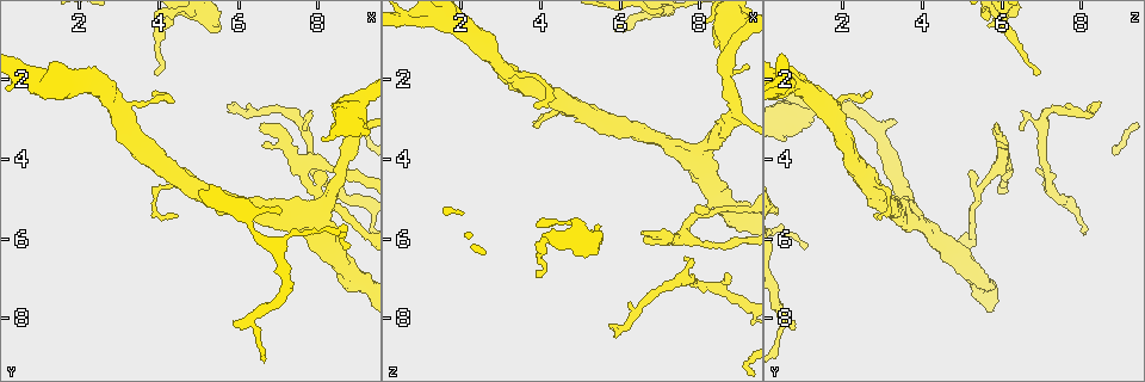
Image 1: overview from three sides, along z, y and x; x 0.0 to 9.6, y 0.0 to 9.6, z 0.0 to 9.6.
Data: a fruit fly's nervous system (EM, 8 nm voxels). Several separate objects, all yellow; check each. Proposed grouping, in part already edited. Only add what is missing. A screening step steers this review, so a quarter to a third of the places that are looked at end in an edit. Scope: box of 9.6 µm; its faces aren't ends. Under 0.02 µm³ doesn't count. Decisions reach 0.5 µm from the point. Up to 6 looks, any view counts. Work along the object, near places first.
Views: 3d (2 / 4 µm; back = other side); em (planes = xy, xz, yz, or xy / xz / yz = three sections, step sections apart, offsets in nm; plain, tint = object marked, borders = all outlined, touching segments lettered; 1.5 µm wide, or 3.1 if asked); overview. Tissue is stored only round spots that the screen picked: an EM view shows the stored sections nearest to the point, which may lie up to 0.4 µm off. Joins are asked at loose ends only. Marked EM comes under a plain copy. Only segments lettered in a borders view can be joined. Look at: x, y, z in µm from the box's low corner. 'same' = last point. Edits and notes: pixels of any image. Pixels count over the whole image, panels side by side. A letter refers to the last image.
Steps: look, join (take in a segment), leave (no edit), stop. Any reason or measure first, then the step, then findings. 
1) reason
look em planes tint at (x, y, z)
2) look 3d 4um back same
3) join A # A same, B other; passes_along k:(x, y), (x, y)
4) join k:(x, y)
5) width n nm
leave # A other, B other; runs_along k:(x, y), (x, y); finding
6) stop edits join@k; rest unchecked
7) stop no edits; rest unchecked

an open end
look 3d 2um at (5.85, 8.15, 0.85)

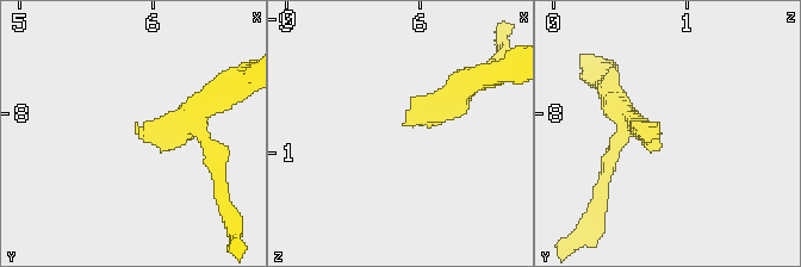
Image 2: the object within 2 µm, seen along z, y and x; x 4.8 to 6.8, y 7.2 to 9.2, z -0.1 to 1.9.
look em xz step 8 tint at (5.90, 8.10, 0.80)

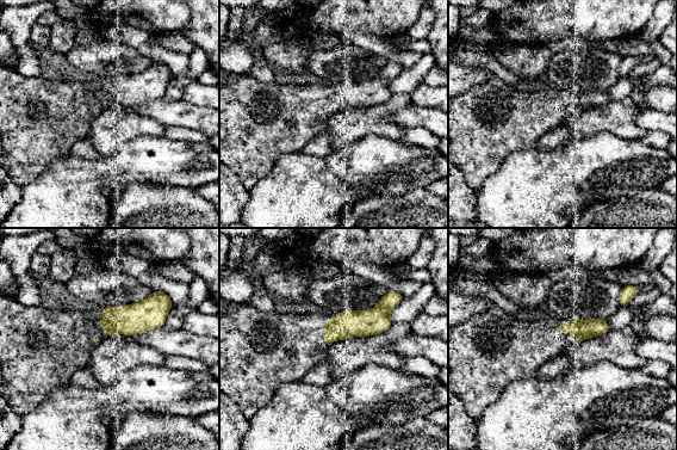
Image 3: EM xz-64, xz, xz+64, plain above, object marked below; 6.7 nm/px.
look em planes borders same

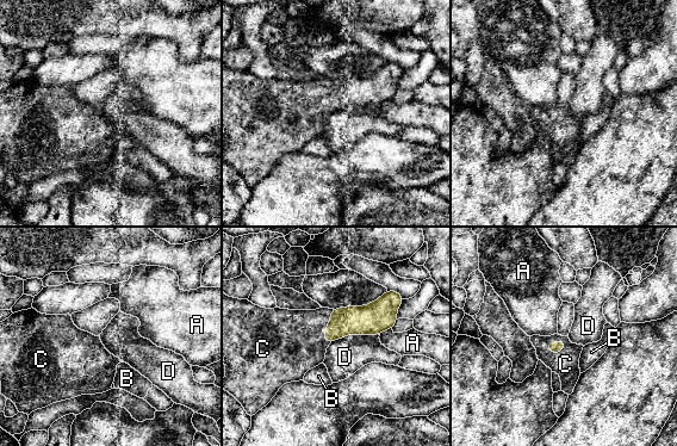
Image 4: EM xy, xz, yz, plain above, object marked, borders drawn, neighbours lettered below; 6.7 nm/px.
join C # A other, B other, C same, D other; it goes on there

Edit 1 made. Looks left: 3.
branch stops here
look em planes borders at (7.65, 3.25, 6.45)

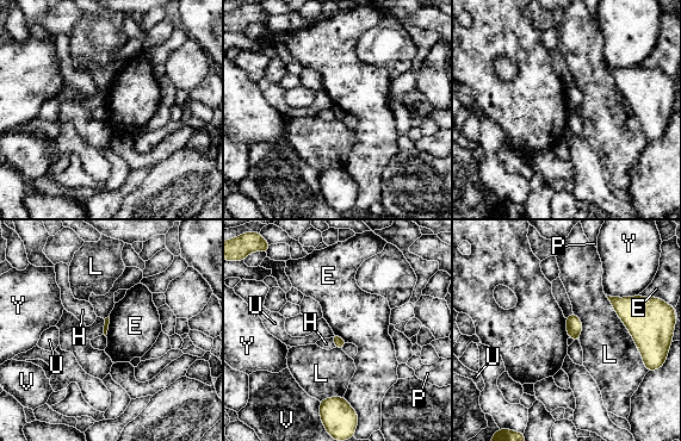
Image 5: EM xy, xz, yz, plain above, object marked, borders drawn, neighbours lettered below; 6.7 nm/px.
leave # E other, H other, L other, P other, U other, V other, Y other; border 5:(565, 318), (565, 329), (569, 337); none of them fits

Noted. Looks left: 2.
stop edits join@4; rest unchecked

